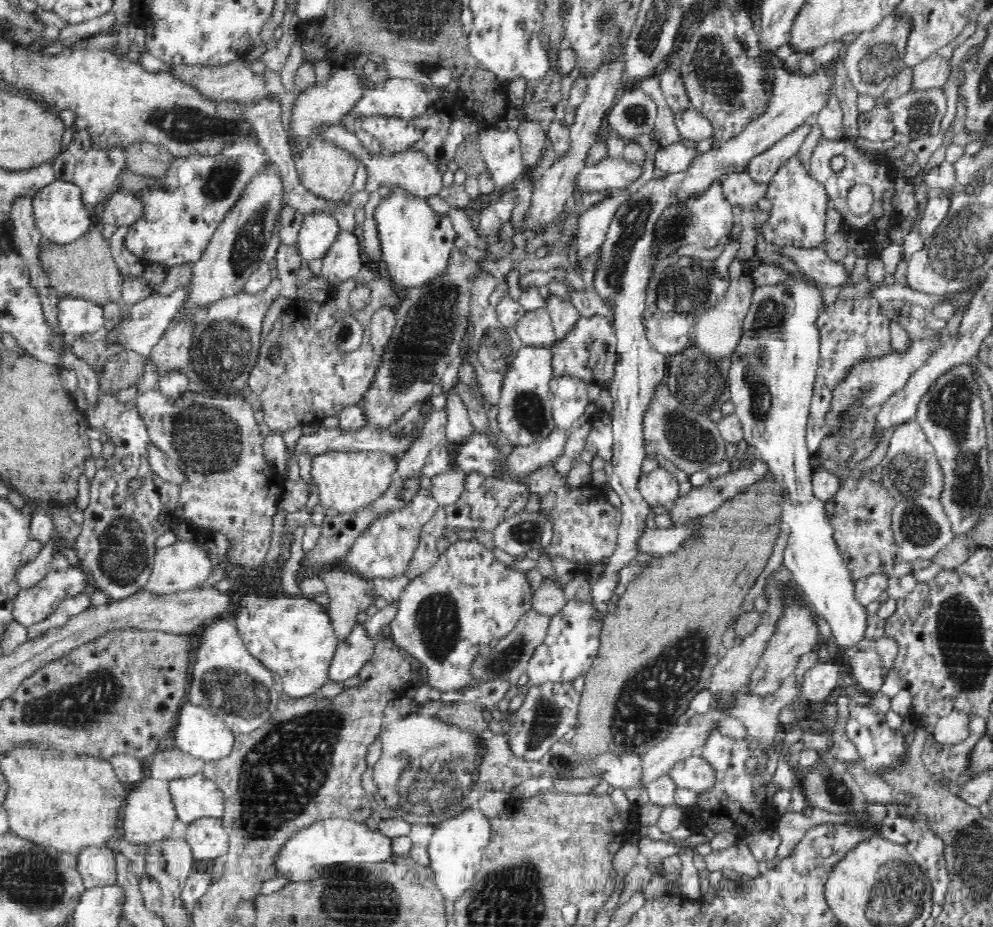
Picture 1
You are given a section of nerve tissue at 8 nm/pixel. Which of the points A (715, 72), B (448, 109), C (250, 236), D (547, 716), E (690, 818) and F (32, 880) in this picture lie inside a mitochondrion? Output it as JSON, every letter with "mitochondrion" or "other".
{"A":"mitochondrion","B":"other","C":"mitochondrion","D":"mitochondrion","E":"other","F":"mitochondrion"}

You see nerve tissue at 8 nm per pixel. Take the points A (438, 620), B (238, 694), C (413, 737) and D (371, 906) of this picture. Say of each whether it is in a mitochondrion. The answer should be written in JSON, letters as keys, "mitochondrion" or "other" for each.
{"A":"mitochondrion","B":"mitochondrion","C":"mitochondrion","D":"mitochondrion"}

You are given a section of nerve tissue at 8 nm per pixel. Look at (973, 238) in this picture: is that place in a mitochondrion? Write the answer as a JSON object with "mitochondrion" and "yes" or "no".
{"mitochondrion":"yes"}

